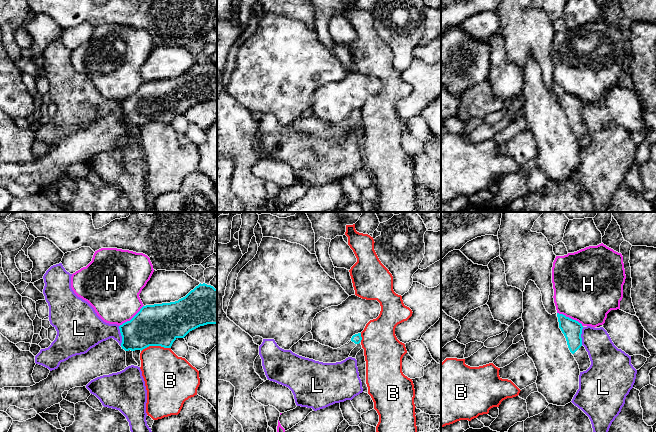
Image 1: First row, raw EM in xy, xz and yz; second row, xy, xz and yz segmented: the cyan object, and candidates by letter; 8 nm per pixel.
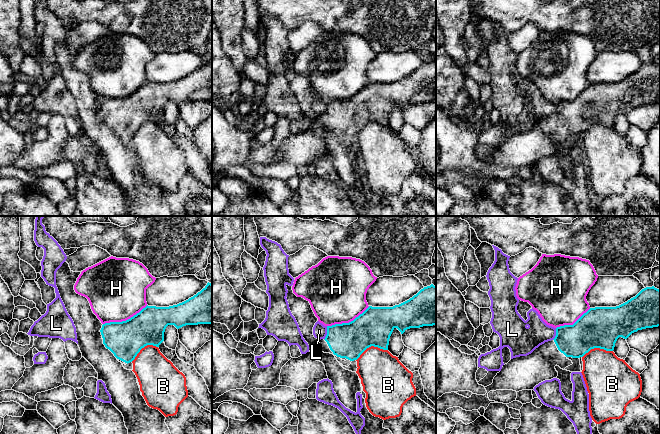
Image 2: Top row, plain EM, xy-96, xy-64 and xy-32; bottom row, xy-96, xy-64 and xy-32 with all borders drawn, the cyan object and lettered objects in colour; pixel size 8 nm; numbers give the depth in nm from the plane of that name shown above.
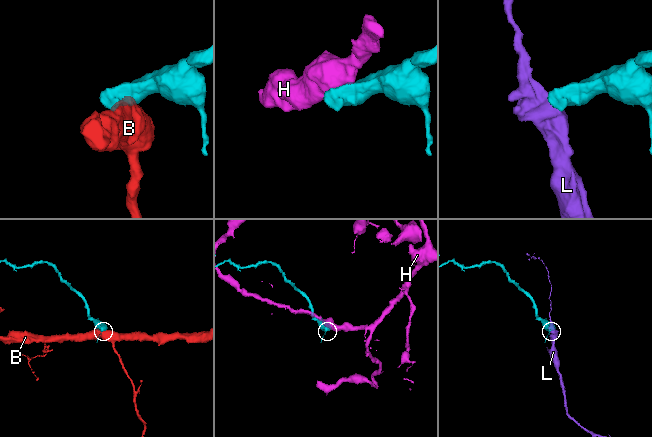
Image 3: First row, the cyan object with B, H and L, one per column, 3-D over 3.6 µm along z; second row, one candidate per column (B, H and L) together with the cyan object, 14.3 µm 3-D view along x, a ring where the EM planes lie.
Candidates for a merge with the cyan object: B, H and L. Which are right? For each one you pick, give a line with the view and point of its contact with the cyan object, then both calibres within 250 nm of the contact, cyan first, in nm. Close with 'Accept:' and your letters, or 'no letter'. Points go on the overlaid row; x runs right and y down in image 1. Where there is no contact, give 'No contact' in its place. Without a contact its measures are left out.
Accept: no letter

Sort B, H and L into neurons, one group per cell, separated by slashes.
B / H / L

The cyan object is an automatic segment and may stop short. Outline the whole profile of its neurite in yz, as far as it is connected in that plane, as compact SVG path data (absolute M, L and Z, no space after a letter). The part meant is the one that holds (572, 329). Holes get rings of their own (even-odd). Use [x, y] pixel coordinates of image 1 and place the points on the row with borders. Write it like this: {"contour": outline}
{"contour": "M557 313L559 328L564 334L568 348L579 365L580 372L586 371L591 361L585 347L582 345L583 326L576 320Z"}

